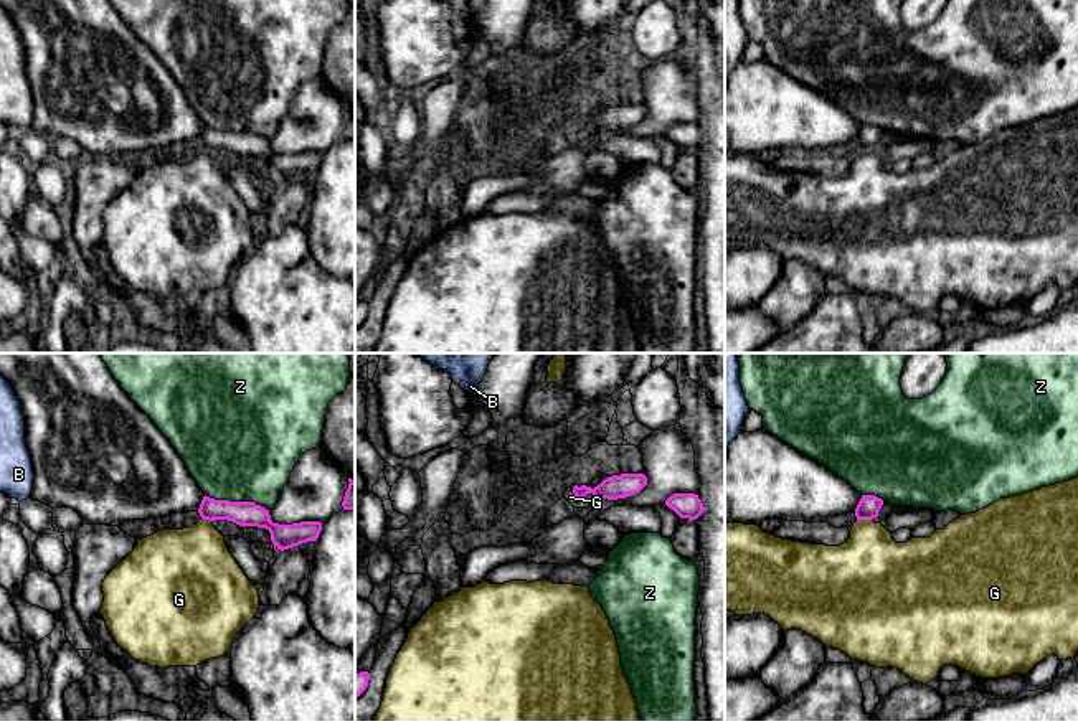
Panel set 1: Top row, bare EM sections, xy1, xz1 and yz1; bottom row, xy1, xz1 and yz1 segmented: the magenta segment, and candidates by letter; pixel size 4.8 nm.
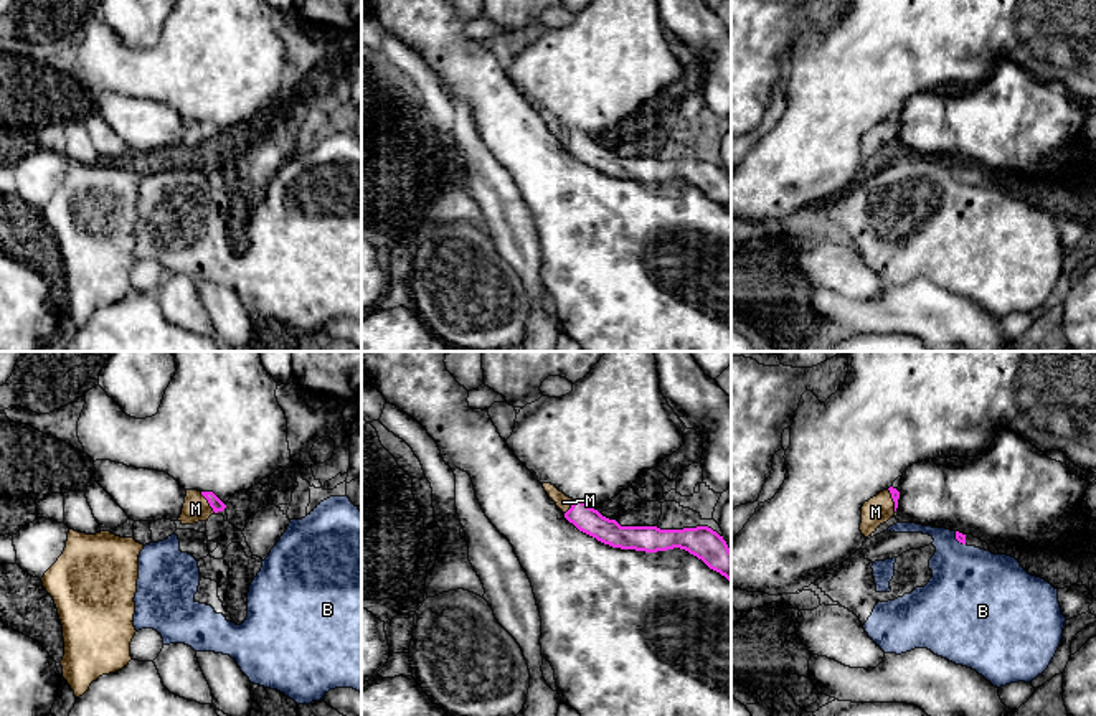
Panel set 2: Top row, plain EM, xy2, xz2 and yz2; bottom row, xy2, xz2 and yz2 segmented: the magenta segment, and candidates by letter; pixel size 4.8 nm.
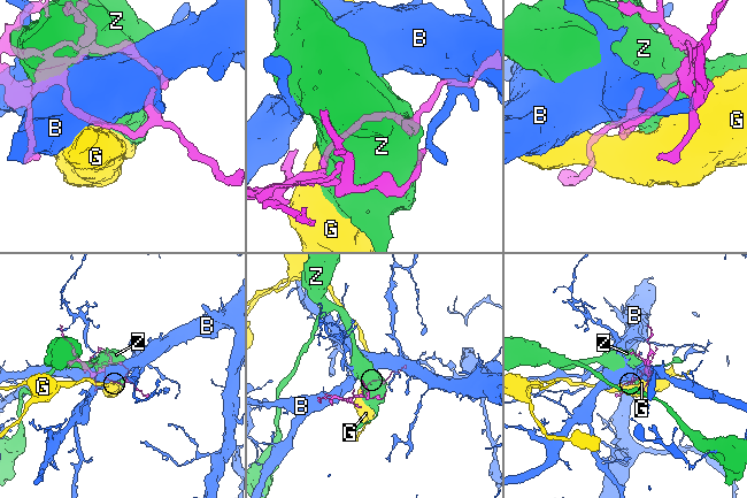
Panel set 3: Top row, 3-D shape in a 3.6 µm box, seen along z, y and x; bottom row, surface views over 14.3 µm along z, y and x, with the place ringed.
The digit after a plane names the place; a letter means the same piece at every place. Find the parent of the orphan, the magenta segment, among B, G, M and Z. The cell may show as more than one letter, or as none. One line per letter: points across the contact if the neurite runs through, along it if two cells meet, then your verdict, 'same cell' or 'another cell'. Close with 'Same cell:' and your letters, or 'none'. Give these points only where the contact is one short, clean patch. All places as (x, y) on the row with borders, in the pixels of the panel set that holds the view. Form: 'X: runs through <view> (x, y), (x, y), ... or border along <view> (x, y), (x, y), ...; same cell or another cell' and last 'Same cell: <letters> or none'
B: another cell
G: border along yz1 (857, 518), (872, 520); another cell
M: runs through xy2 (213, 500), (208, 502), (195, 508); same cell
Z: another cell
Same cell: M

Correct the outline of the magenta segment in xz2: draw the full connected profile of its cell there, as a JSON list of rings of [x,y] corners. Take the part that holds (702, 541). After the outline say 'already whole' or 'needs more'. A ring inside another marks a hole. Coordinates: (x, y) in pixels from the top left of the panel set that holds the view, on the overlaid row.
[[[541,483],[548,497],[579,531],[621,549],[645,553],[680,548],[702,559],[731,582],[731,549],[723,536],[708,526],[660,530],[657,526],[621,526],[581,500],[573,500],[551,483]]] | needs more

